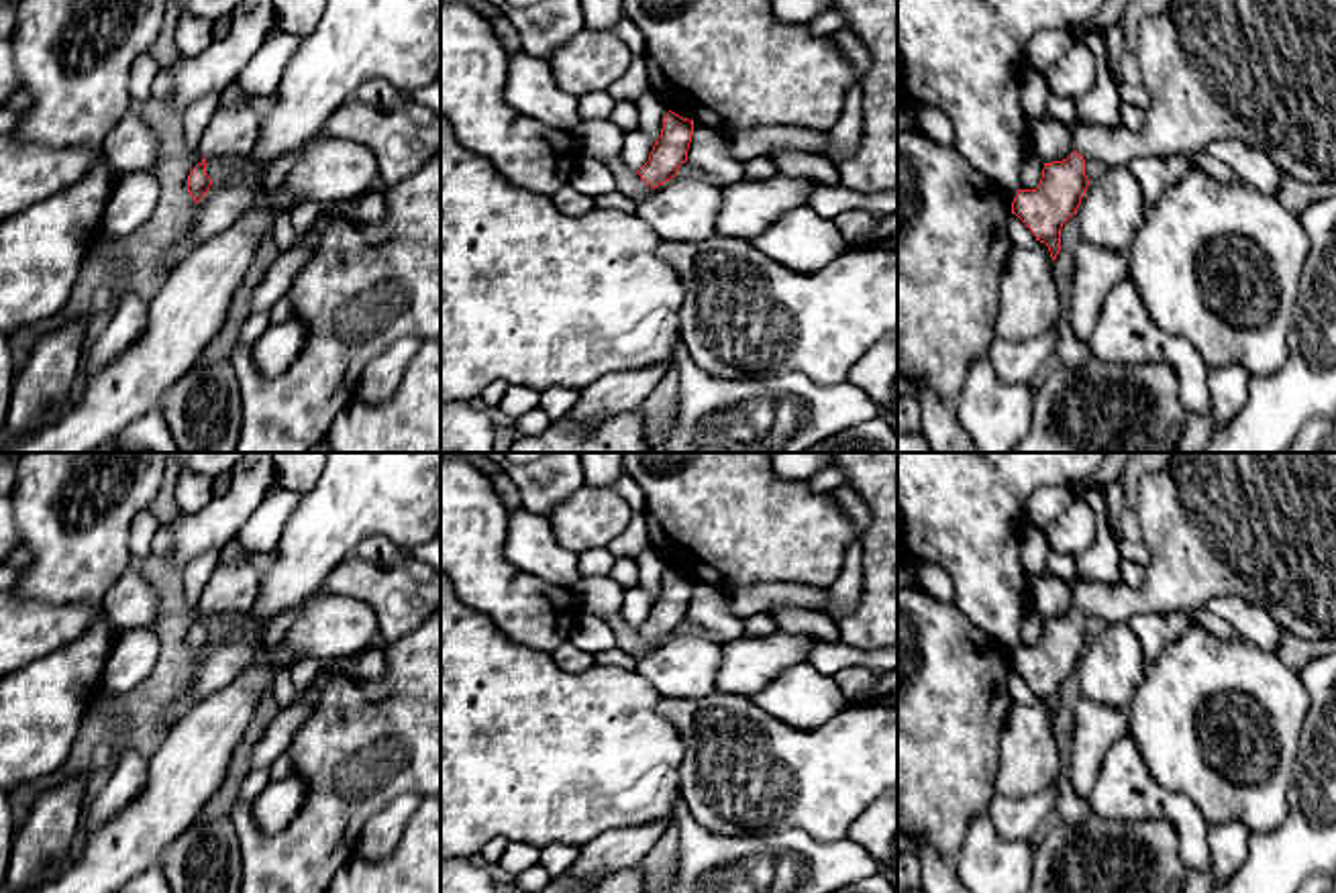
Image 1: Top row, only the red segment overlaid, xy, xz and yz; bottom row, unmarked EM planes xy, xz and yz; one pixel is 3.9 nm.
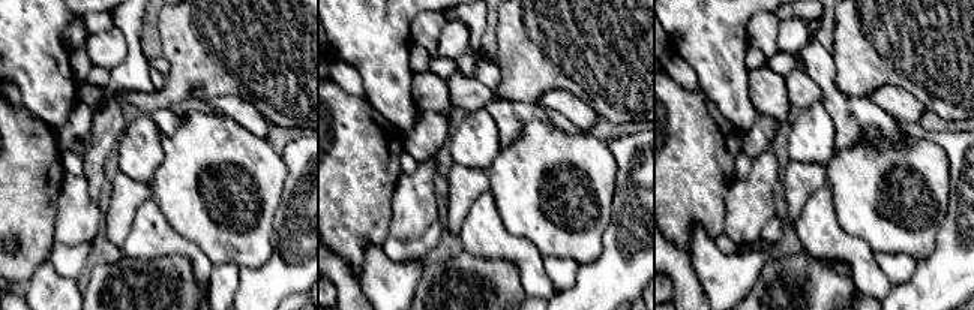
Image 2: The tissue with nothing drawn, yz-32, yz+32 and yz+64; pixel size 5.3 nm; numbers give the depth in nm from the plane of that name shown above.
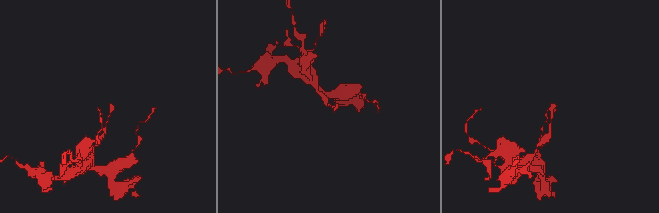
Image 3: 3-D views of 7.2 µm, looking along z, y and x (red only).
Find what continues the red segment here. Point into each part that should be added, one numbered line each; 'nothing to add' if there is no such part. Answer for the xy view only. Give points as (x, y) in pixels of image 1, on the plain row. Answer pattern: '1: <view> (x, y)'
nothing to add

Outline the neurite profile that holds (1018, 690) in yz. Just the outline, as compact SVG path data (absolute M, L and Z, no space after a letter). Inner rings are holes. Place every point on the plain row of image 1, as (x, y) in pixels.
M1016 671L1008 675L1008 693L1018 705L1030 705L1036 699L1036 693Z

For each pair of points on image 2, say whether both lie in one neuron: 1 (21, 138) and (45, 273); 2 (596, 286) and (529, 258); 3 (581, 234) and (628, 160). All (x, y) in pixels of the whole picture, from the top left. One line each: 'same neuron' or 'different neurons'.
1: different neurons
2: different neurons
3: different neurons

